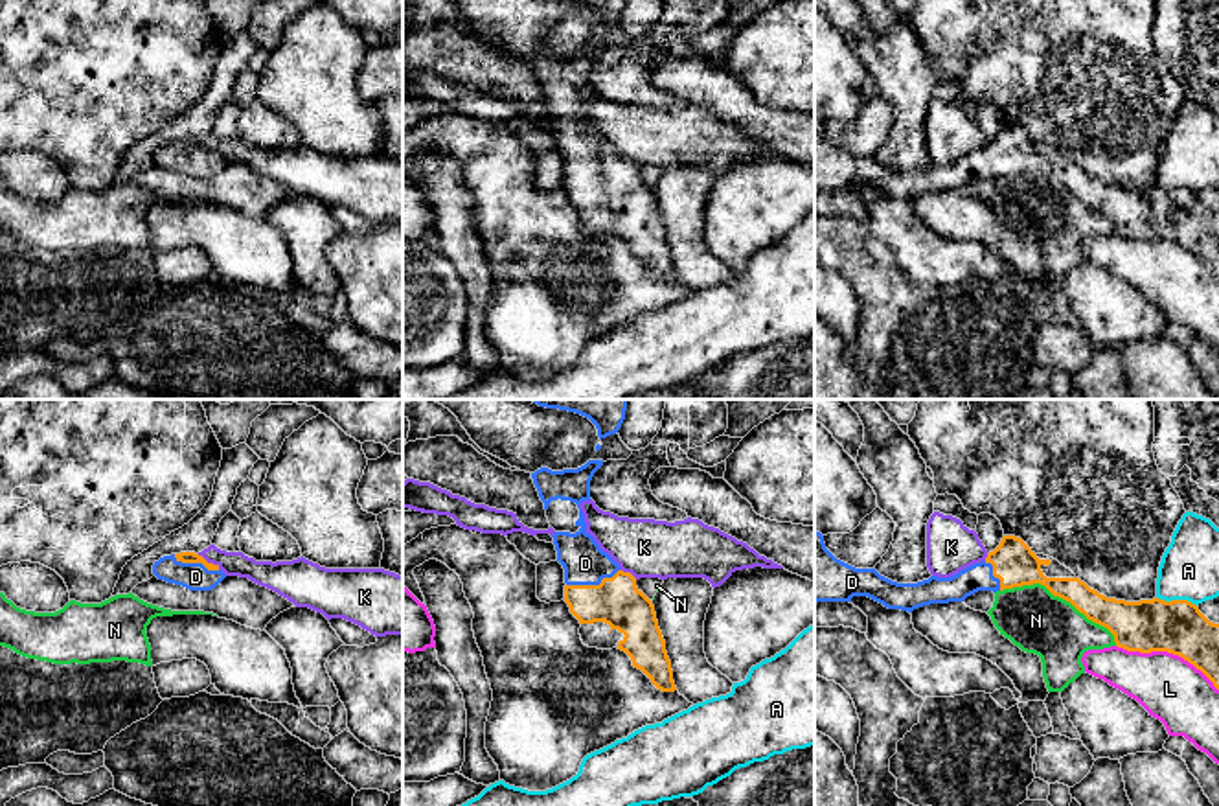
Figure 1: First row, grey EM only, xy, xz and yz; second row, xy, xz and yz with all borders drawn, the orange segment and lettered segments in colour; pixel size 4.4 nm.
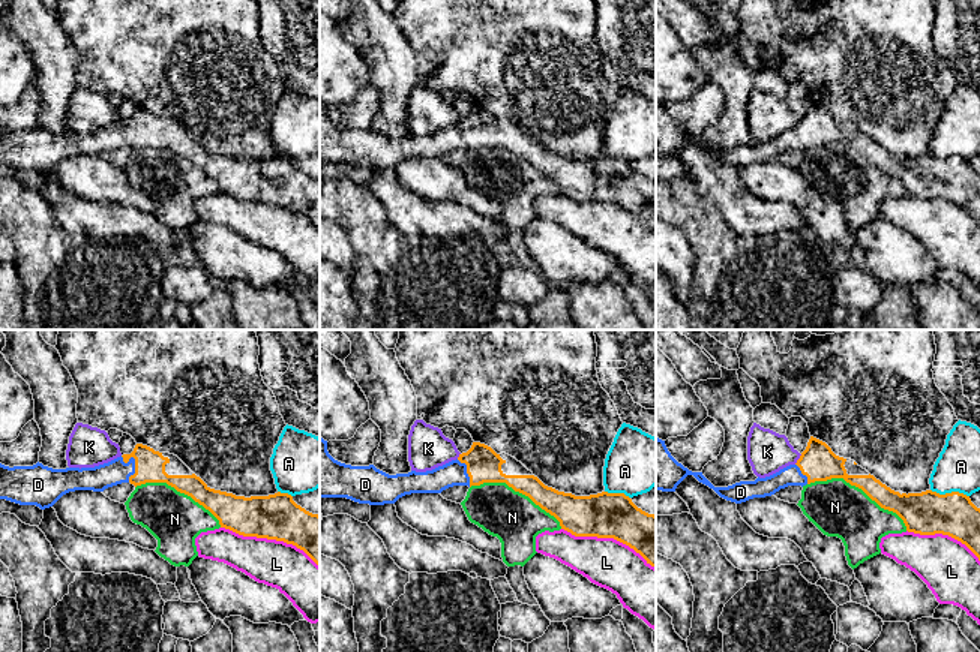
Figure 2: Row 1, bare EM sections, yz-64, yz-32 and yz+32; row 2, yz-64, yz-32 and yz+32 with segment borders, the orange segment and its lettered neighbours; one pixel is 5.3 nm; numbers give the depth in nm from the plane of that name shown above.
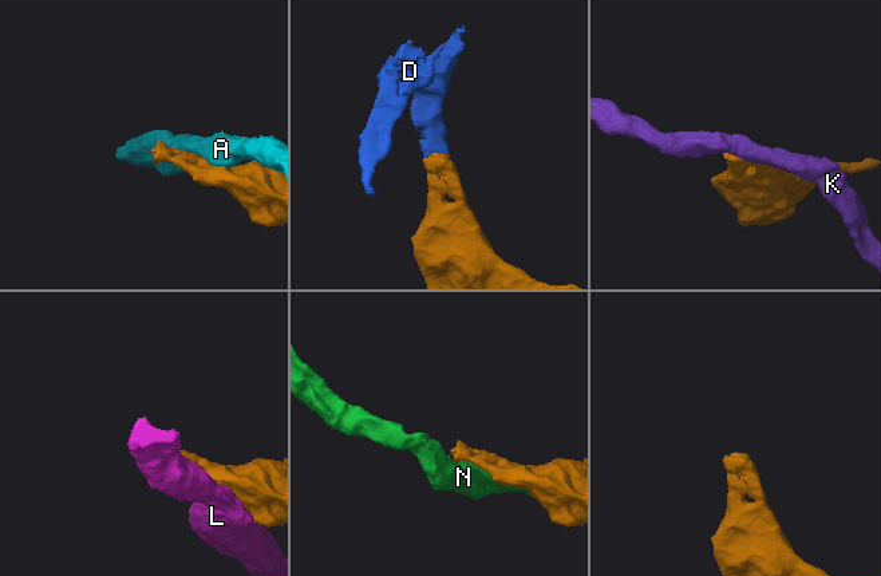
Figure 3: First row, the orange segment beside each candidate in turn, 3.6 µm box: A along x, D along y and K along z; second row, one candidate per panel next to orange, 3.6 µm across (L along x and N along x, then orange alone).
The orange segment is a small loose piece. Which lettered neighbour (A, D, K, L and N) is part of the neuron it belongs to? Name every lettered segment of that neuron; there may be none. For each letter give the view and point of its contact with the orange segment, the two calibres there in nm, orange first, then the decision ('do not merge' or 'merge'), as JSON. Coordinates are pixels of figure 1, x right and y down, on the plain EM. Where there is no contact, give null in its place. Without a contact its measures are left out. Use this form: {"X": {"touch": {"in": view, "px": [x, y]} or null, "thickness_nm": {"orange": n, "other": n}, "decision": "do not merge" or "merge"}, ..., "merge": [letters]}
{"A": {"touch": {"in": "yz", "px": [1177, 188]}, "thickness_nm": {"orange": 240, "other": 260}, "decision": "do not merge"}, "D": {"touch": {"in": "xz", "px": [592, 173]}, "thickness_nm": {"orange": 220, "other": 190}, "decision": "merge"}, "K": {"touch": {"in": "xy", "px": [206, 149]}, "thickness_nm": {"orange": 50, "other": 110}, "decision": "do not merge"}, "L": {"touch": {"in": "yz", "px": [1168, 240]}, "thickness_nm": {"orange": 240, "other": 280}, "decision": "do not merge"}, "N": {"touch": {"in": "yz", "px": [1061, 184]}, "thickness_nm": {"orange": 190, "other": 280}, "decision": "do not merge"}, "merge": ["D"]}

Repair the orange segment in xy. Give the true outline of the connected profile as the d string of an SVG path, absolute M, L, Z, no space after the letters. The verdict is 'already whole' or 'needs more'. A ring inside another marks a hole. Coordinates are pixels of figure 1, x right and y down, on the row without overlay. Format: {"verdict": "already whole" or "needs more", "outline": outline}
{"verdict": "needs more", "outline": "M195 140L160 145L153 153L153 162L158 167L182 173L189 178L211 178L226 166L219 153L208 151Z"}

